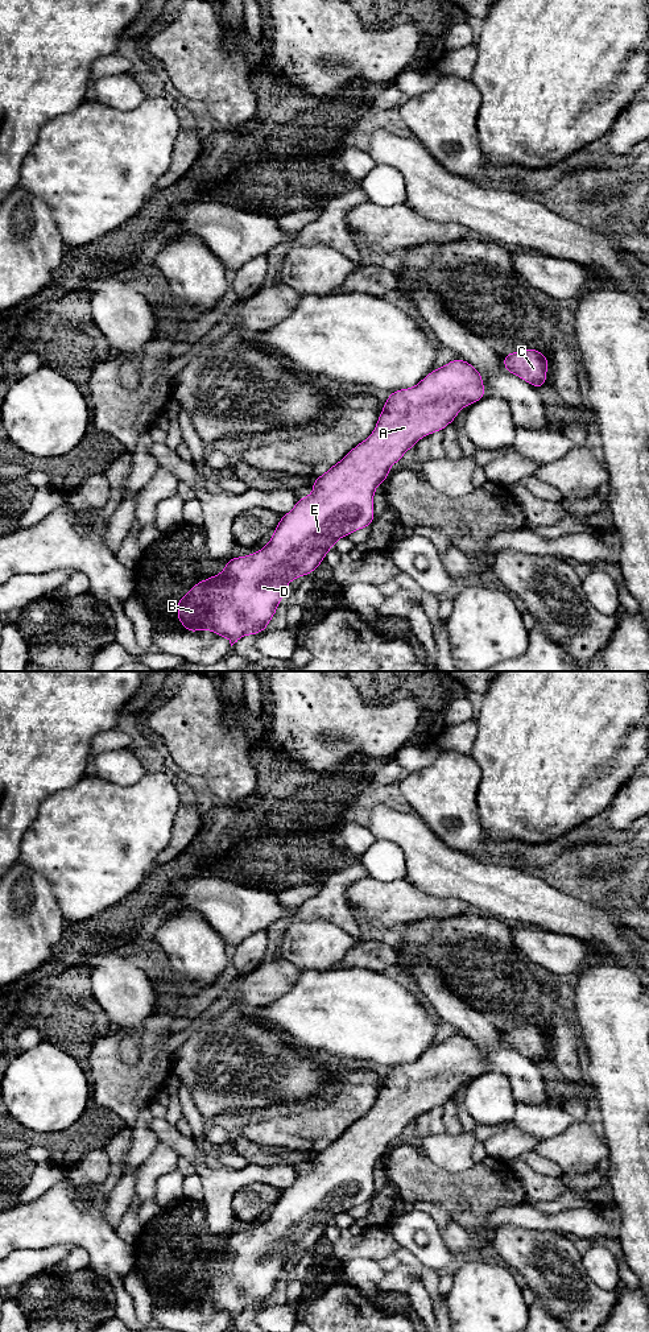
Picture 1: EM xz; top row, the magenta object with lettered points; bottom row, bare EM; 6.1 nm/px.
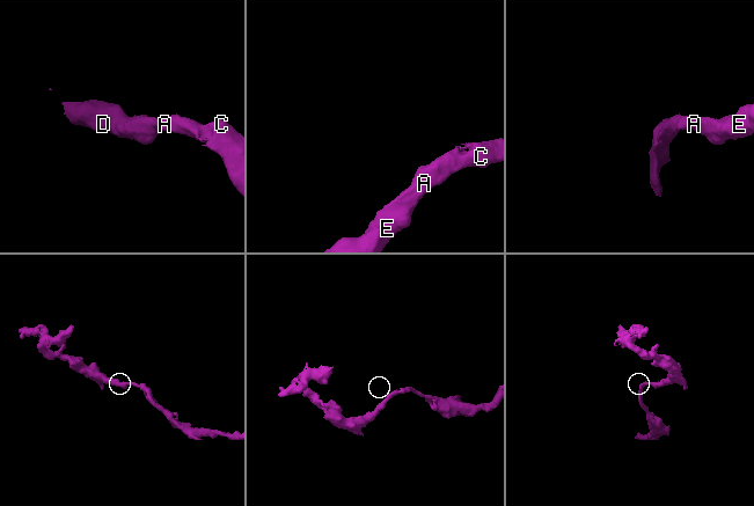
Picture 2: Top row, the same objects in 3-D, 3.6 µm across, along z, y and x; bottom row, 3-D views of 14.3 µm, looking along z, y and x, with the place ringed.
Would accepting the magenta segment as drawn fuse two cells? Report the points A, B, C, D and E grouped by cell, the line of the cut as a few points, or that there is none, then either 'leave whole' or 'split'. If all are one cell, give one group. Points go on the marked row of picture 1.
A B C D E; no cut; leave whole

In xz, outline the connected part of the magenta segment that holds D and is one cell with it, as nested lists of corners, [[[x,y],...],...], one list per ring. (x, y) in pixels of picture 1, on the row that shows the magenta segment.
[[[459,357],[431,371],[416,386],[392,392],[373,433],[324,475],[314,479],[314,492],[298,499],[295,506],[281,516],[265,547],[251,555],[231,558],[222,574],[199,580],[186,596],[177,599],[177,617],[185,630],[210,629],[216,636],[227,637],[231,646],[244,634],[255,636],[265,630],[278,601],[286,595],[286,586],[301,575],[311,574],[339,538],[375,521],[373,495],[390,473],[390,466],[400,462],[419,439],[452,423],[466,405],[484,397],[481,375]]]

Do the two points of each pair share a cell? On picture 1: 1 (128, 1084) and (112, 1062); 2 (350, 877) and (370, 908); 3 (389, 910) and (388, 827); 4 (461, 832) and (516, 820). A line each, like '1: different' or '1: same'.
1: same
2: different
3: different
4: different

